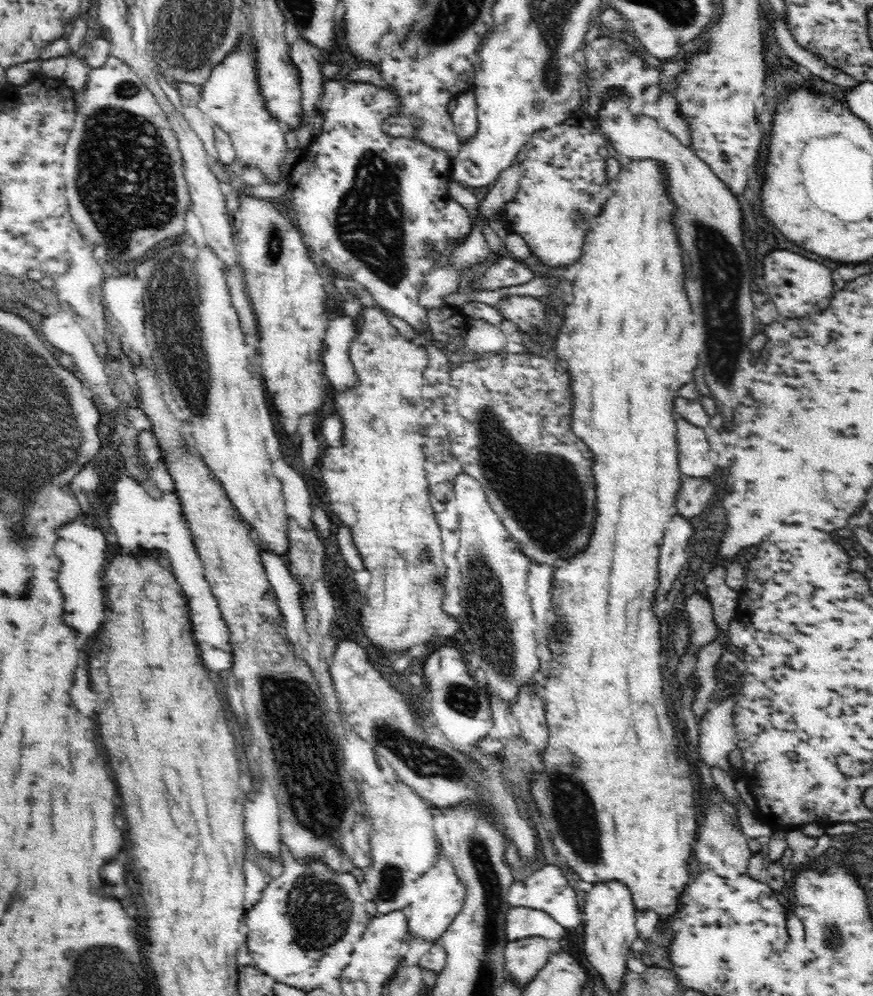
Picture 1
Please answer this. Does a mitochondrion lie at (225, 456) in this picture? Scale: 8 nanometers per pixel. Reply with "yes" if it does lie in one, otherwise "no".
no

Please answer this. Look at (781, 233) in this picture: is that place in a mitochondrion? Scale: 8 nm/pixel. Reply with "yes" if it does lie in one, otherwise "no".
no

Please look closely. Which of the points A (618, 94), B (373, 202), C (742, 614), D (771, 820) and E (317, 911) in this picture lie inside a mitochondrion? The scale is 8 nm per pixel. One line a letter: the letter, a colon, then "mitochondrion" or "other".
A: other
B: mitochondrion
C: other
D: other
E: mitochondrion

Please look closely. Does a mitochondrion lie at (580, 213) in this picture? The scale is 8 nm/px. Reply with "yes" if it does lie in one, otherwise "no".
yes

